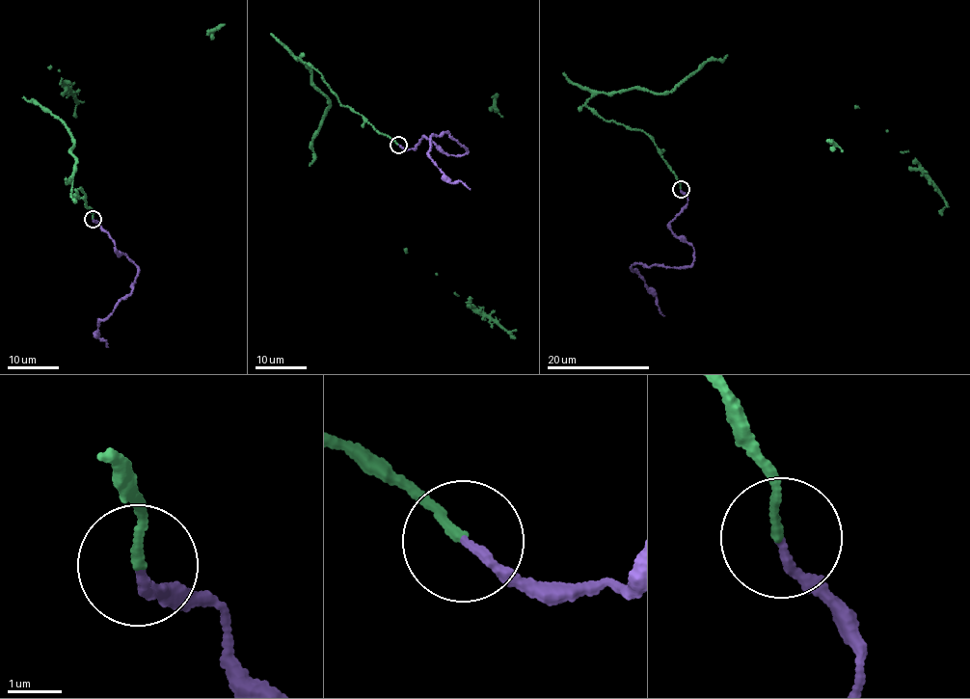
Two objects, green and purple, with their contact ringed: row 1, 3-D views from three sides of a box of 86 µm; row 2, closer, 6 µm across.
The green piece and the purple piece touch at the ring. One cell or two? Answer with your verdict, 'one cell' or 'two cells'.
one cell

